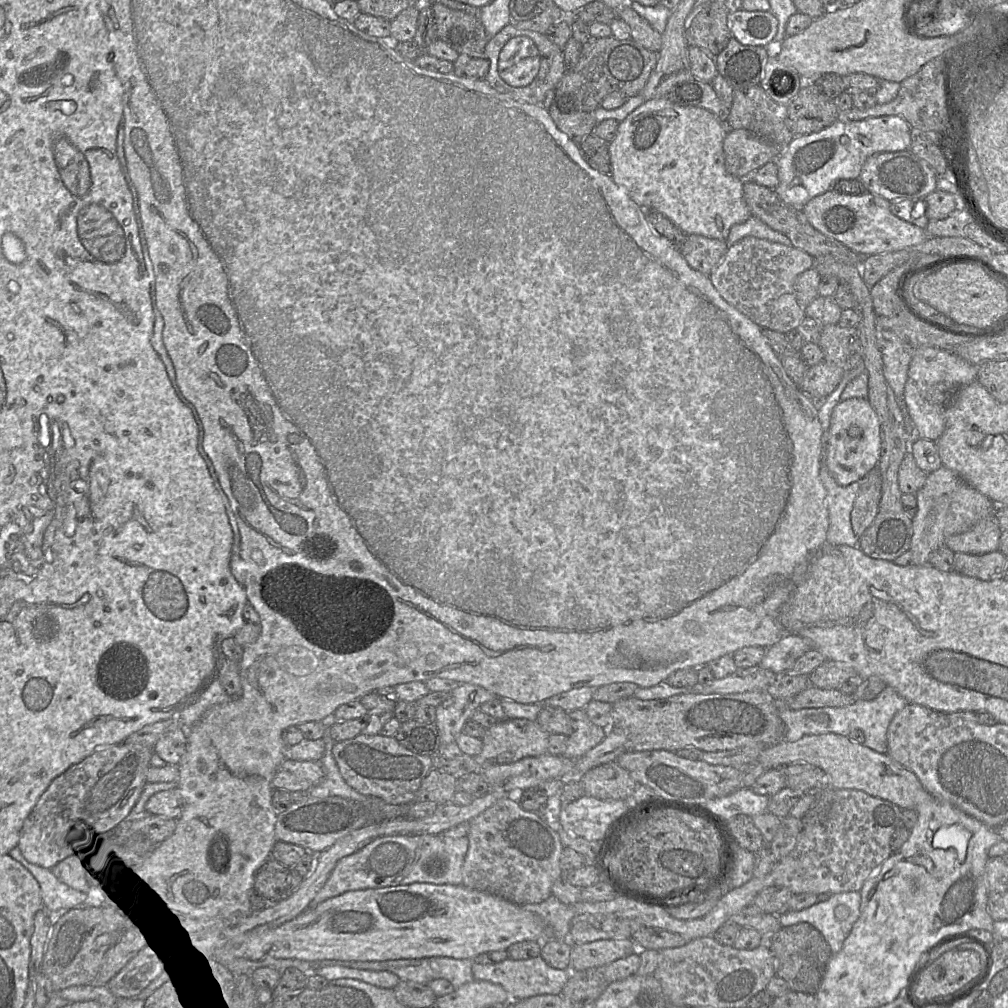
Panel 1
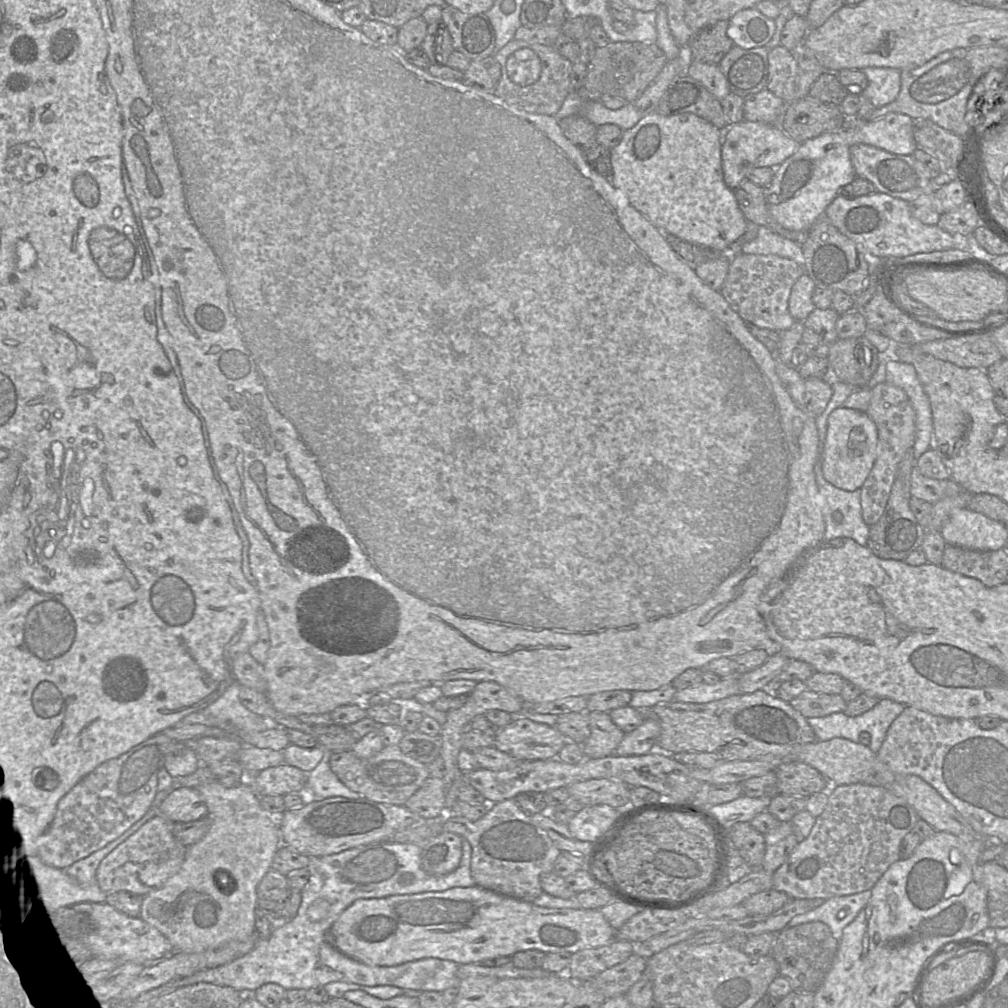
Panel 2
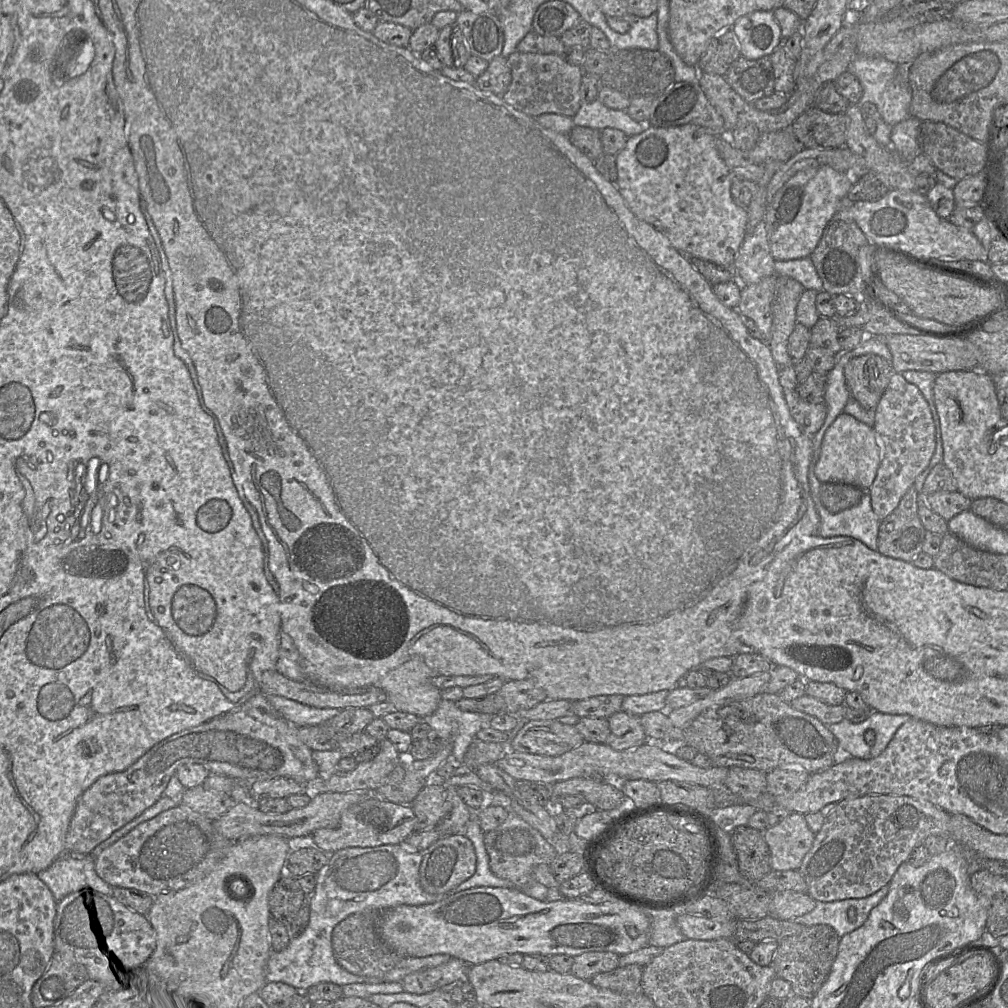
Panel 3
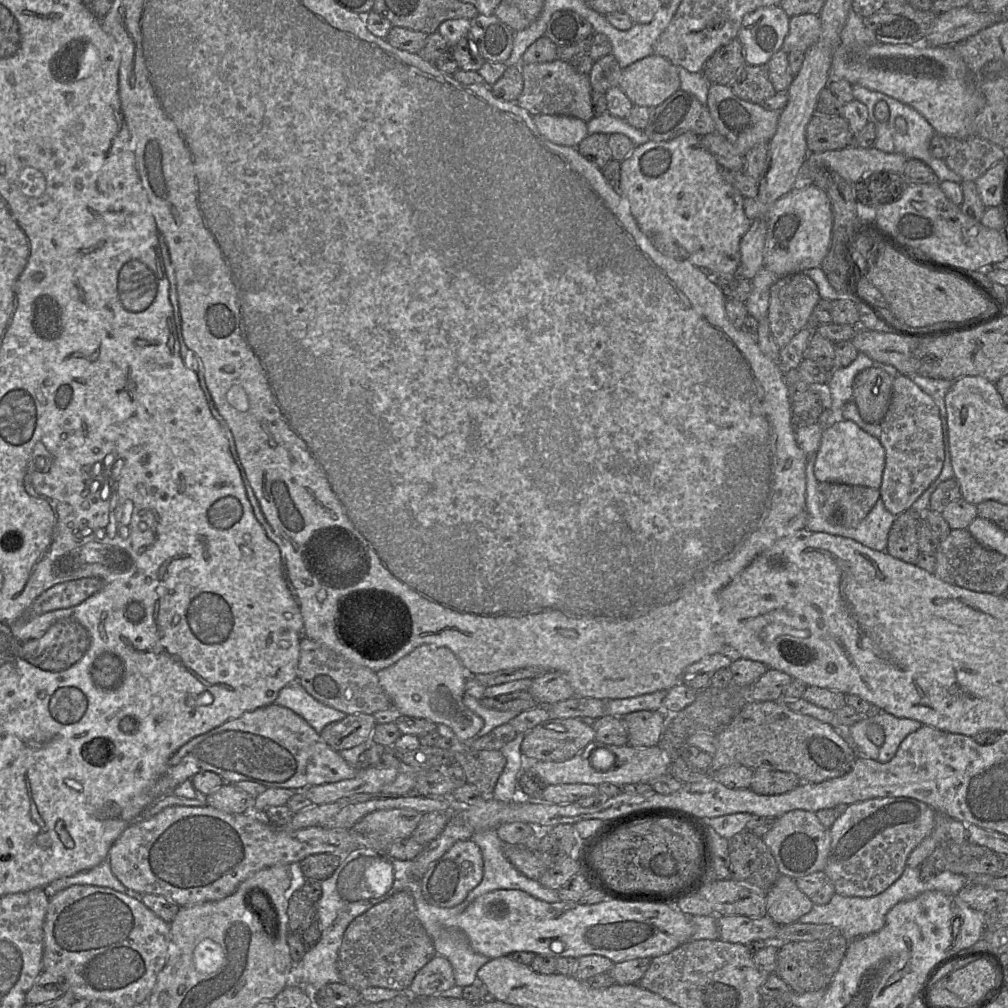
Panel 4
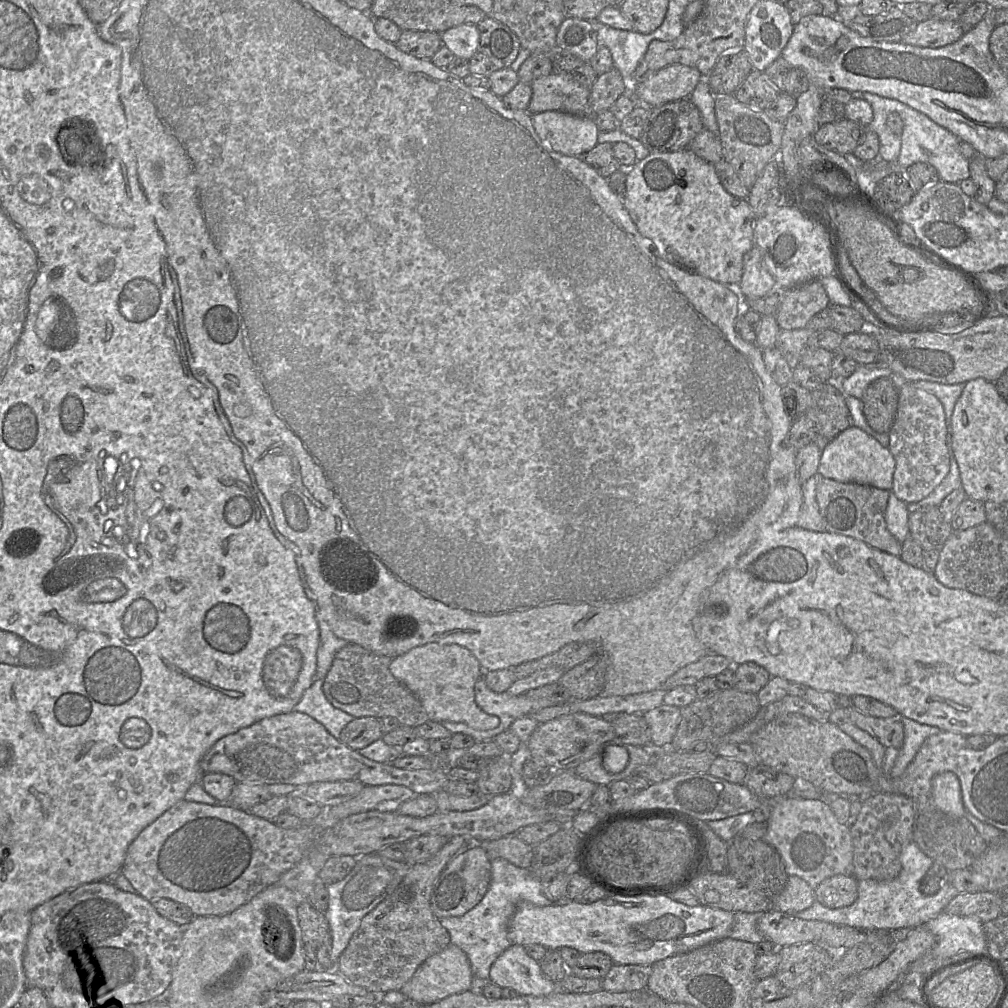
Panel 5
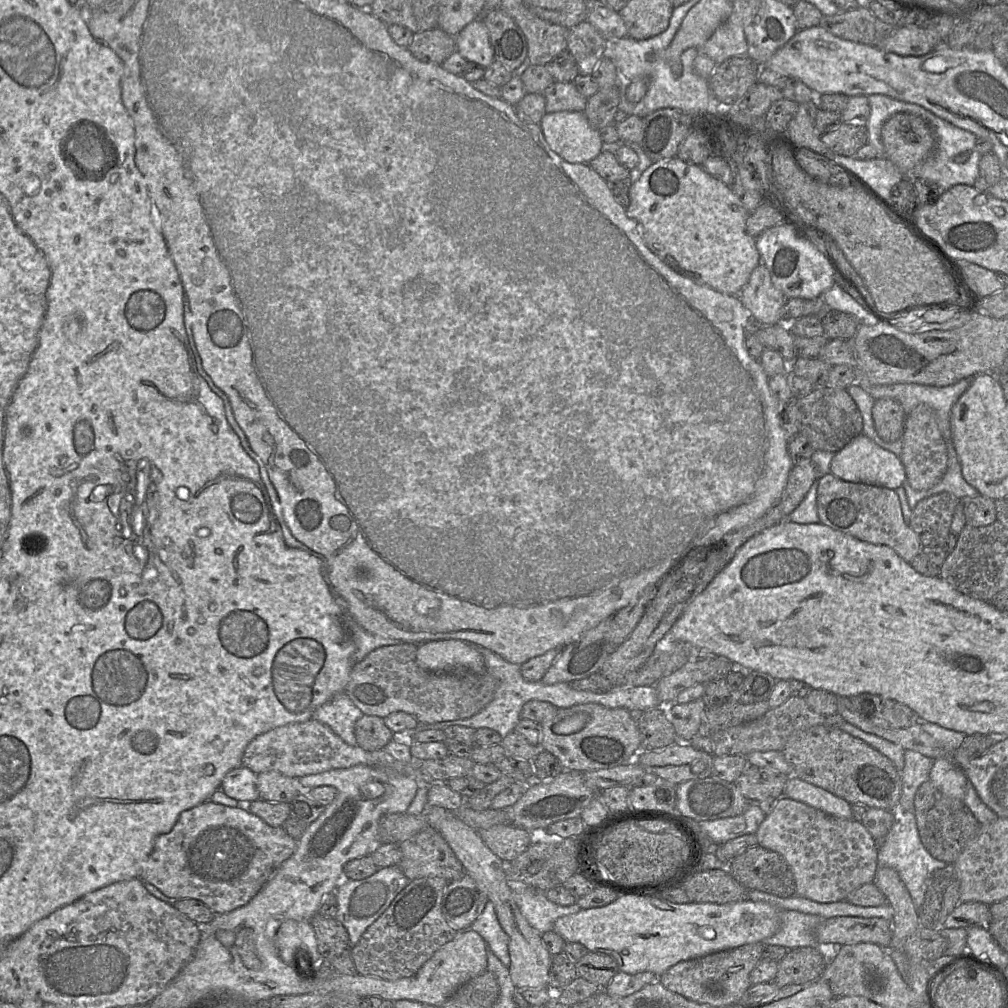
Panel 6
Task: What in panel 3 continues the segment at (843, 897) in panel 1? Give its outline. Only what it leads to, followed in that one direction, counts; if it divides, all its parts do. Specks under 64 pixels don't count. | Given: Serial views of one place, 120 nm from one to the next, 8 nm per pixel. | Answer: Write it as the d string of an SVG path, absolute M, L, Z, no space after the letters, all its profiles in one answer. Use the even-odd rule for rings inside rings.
M888 885L864 898L821 902L816 901L815 908L807 914L795 917L794 923L804 926L828 925L839 937L848 934L864 924L870 911L887 895Z

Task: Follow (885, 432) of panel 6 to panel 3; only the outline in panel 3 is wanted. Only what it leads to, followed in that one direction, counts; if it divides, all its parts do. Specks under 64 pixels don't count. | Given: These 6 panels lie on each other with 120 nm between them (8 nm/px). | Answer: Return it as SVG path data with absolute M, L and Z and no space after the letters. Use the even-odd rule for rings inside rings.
M876 354L854 357L844 367L850 396L867 410L876 409L894 373L891 364Z

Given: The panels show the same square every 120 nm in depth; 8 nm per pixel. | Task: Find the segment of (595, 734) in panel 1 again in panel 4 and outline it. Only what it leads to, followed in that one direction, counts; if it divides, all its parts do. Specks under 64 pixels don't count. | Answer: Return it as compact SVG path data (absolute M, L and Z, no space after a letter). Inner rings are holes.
M637 711L623 716L628 729L628 745L651 747L660 744L666 729L667 715L663 711Z

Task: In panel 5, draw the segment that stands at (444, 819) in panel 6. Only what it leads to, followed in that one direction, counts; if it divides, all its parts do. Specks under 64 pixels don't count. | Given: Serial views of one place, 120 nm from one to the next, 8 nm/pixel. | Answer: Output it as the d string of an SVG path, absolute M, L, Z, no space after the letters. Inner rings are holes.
M511 945L498 956L491 965L489 981L502 989L513 989L520 996L541 997L559 990L522 945Z

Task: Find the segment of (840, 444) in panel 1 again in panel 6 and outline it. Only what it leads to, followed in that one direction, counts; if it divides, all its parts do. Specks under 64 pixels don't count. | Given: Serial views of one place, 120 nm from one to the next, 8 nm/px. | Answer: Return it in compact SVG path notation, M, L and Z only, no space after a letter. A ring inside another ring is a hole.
M863 434L856 436L843 449L834 454L830 465L830 473L837 478L895 490L906 480L904 466L895 454L878 446Z

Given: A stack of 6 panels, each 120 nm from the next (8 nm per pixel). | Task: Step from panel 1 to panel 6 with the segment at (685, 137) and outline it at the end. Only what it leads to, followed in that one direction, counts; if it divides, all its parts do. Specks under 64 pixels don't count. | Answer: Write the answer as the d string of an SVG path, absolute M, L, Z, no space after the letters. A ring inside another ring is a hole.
M677 156L653 163L635 182L631 184L630 205L626 209L627 215L634 219L641 227L641 235L650 252L657 256L659 260L673 267L672 269L674 272L677 269L677 265L692 272L689 274L688 278L698 285L707 285L714 290L727 295L740 295L742 289L749 282L753 270L762 263L760 253L756 247L756 240L747 233L747 219L749 217L749 213L743 207L732 189L720 180L708 174L701 166L688 164Z

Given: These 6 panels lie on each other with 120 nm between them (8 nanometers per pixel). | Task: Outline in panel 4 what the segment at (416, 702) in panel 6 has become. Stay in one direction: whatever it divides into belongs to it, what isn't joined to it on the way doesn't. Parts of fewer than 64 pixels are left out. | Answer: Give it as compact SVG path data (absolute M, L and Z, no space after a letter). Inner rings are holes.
M306 636L300 640L297 682L316 700L346 715L374 714L393 707L390 698L379 684L376 672L345 659Z

